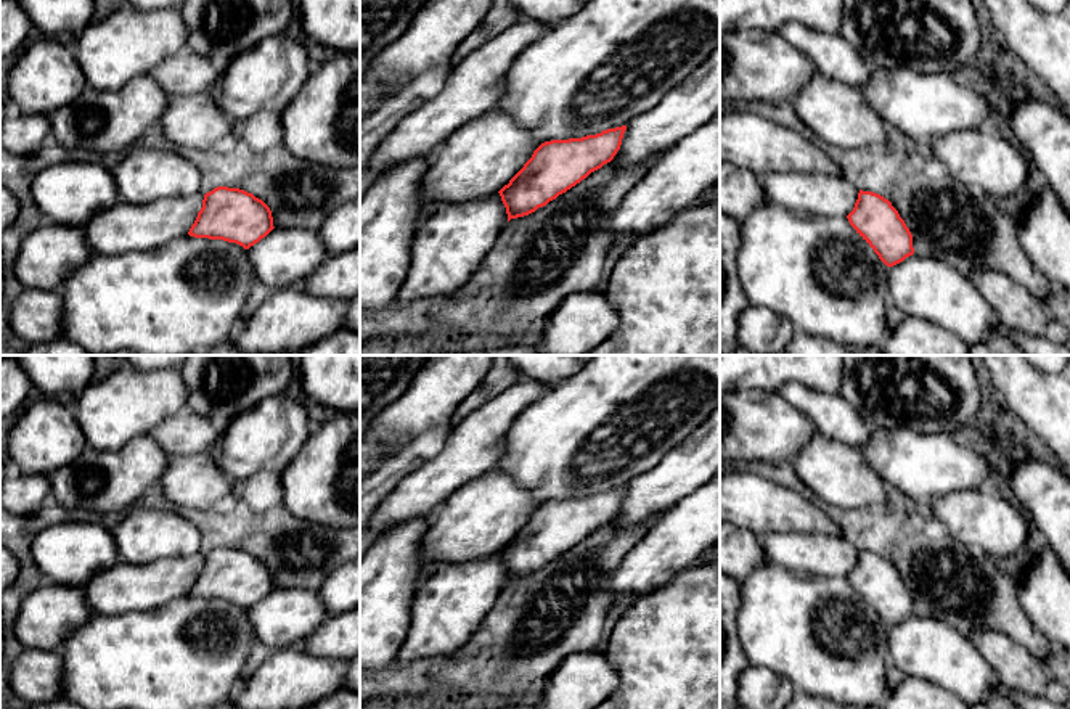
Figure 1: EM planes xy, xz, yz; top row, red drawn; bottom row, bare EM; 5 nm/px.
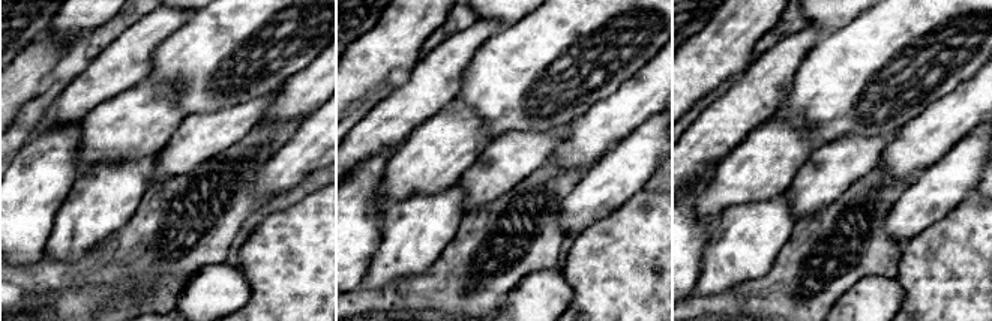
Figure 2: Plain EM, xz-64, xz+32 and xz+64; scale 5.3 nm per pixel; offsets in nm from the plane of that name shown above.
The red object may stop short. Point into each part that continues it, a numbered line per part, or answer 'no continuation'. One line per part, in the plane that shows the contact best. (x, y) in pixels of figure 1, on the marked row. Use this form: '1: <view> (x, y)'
no continuation

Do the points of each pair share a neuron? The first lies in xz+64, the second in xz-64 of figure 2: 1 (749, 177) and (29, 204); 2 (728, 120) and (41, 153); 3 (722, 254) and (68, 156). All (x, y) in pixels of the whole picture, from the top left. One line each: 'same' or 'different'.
1: different
2: different
3: different

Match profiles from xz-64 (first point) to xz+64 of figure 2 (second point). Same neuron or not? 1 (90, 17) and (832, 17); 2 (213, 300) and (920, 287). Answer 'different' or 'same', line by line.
1: different
2: different

